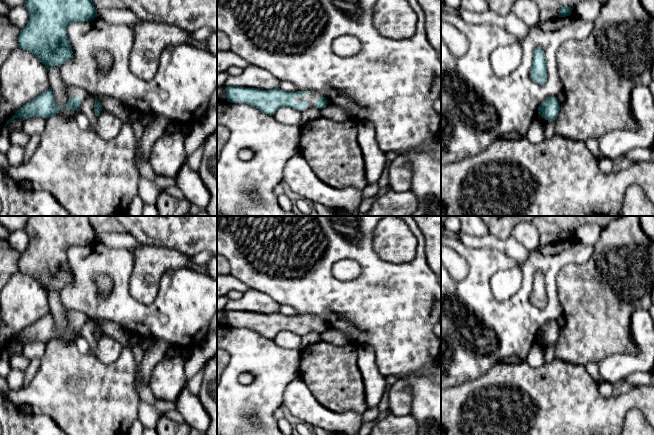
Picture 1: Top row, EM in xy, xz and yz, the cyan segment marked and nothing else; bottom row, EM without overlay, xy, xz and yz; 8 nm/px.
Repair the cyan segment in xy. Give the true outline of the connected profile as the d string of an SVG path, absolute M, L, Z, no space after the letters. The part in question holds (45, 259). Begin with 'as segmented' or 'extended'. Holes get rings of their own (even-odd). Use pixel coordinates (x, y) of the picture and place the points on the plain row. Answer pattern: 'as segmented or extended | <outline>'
as segmented | M29 216L25 225L29 244L18 261L18 272L34 278L47 294L73 282L67 251L74 246L87 246L97 241L88 216Z

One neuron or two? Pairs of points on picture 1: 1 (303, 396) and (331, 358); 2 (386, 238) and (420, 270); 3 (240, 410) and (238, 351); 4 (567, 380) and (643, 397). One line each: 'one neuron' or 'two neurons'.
1: two neurons
2: two neurons
3: one neuron
4: one neuron

